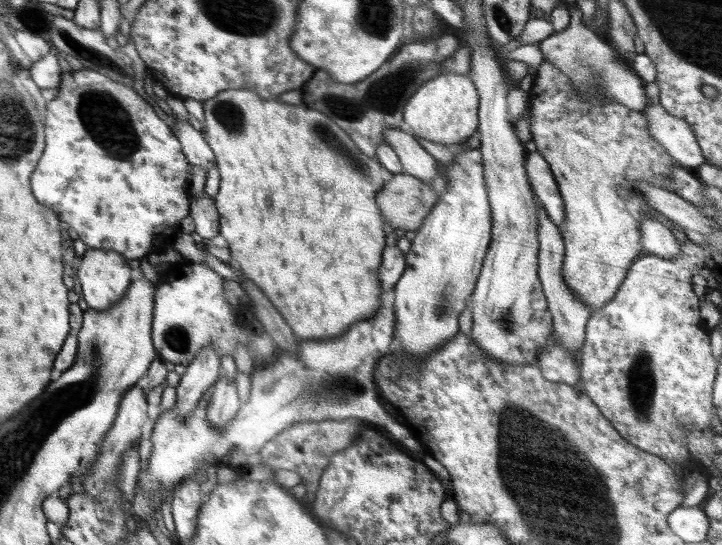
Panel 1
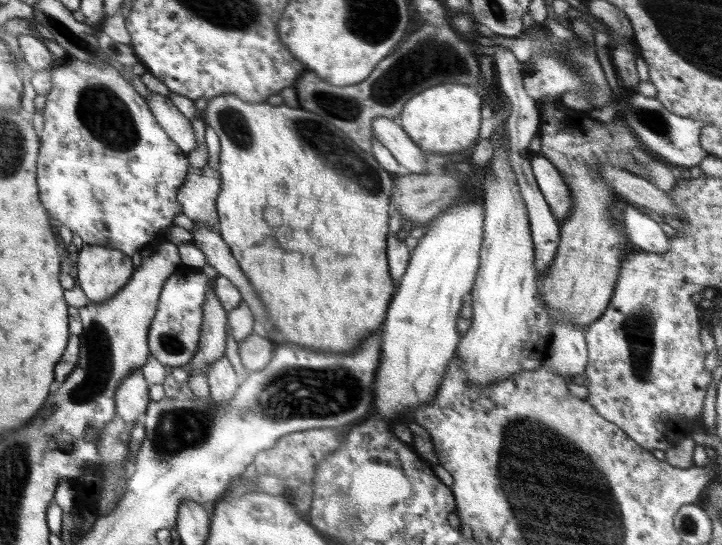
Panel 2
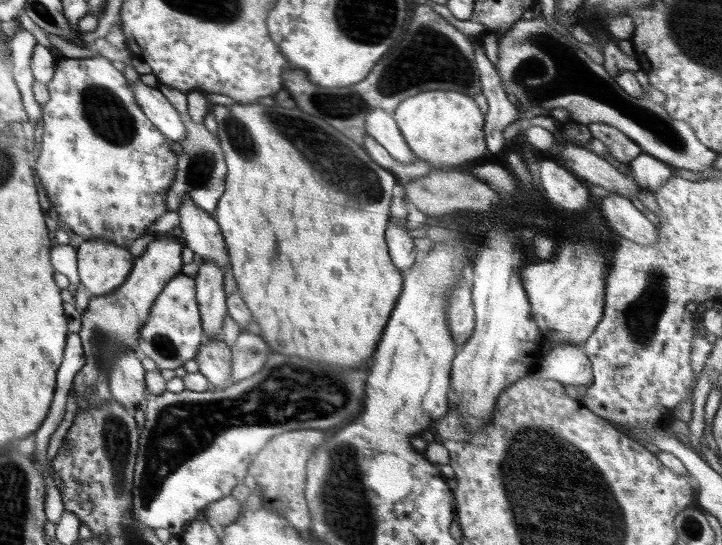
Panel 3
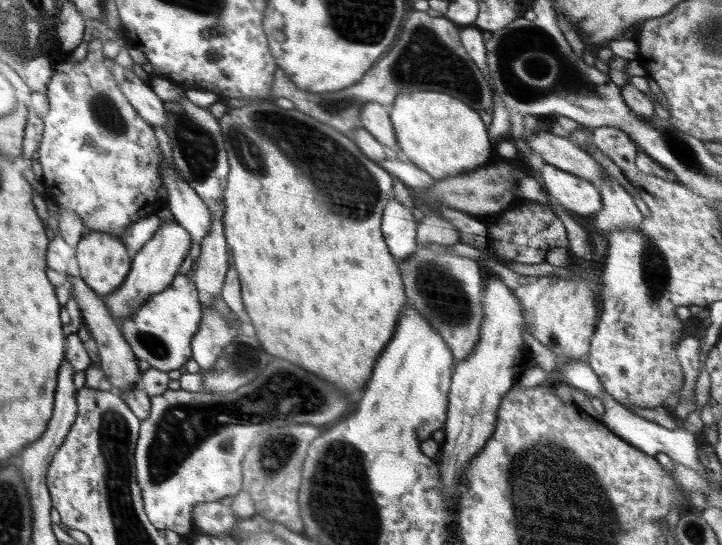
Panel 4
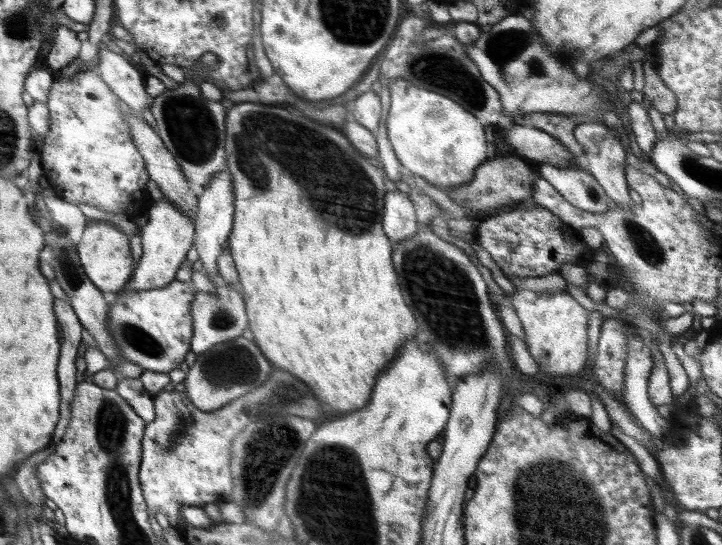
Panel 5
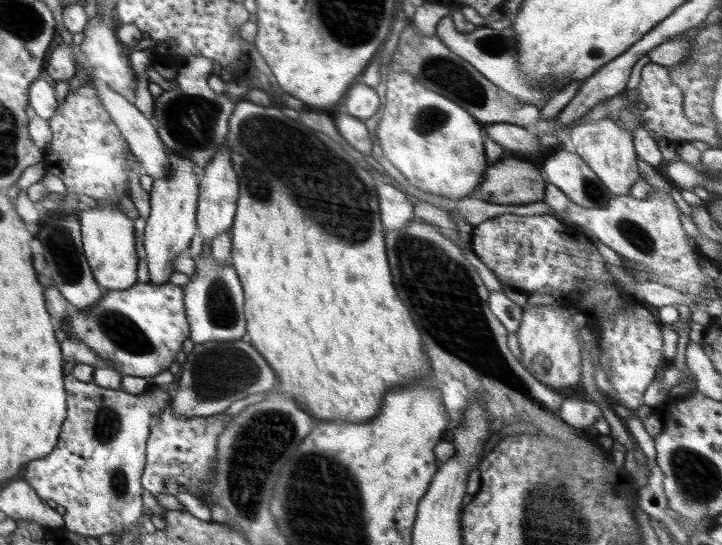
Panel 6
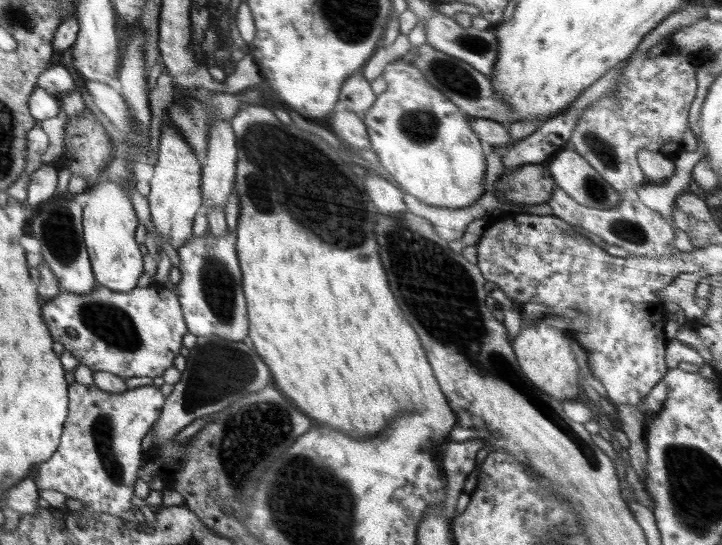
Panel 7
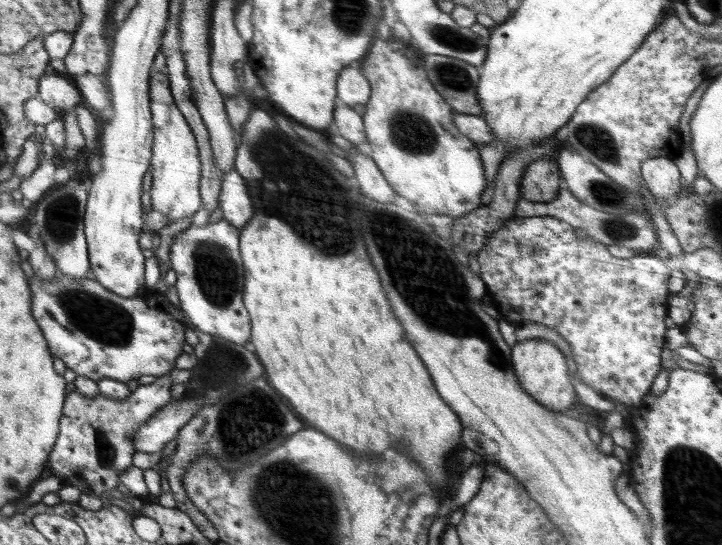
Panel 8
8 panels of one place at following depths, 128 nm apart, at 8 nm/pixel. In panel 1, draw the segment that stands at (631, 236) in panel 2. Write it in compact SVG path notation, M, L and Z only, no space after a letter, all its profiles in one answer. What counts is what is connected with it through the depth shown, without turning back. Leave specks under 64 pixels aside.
M646 219L640 228L640 244L648 255L672 259L680 254L681 242L679 242L666 226L660 221Z

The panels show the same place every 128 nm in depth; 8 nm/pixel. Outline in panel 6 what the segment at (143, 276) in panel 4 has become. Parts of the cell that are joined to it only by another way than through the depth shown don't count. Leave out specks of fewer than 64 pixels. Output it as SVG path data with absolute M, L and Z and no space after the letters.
M170 153L170 162L172 166L170 176L154 180L154 186L150 192L150 214L146 220L143 235L150 272L149 282L154 285L169 282L170 275L176 271L174 269L176 256L188 250L192 238L198 232L196 215L199 198L199 172L194 168L190 159Z

